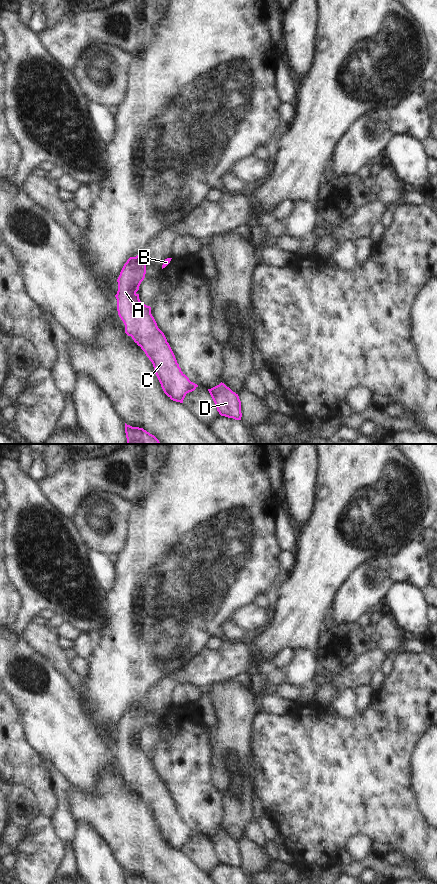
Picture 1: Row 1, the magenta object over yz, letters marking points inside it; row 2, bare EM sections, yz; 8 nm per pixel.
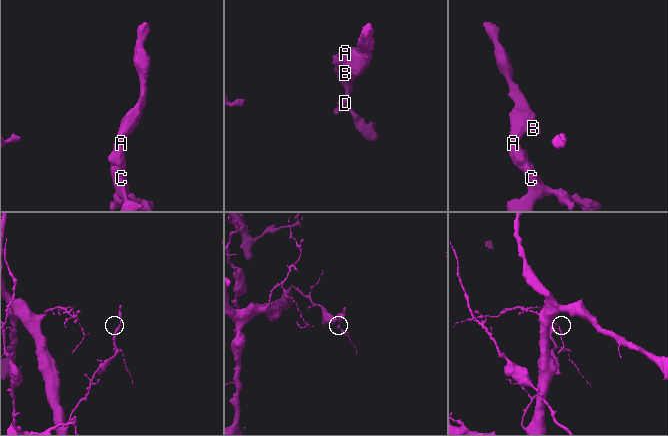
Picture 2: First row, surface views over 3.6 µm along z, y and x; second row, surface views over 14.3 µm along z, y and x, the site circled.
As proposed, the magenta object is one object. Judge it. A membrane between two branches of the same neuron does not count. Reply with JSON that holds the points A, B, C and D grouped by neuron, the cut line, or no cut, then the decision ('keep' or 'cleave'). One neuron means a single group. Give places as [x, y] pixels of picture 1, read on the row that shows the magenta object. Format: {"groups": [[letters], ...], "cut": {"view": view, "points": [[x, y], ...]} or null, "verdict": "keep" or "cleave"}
{"groups": [["A", "B", "C", "D"]], "cut": null, "verdict": "keep"}

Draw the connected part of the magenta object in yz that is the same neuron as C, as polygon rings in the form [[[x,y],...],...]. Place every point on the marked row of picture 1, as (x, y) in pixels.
[[[146,249],[139,256],[130,257],[124,264],[117,279],[117,311],[125,325],[125,333],[132,337],[152,362],[164,393],[171,400],[183,403],[186,394],[194,391],[198,385],[181,371],[164,333],[151,314],[151,307],[143,304],[136,293],[145,278],[149,259]]]

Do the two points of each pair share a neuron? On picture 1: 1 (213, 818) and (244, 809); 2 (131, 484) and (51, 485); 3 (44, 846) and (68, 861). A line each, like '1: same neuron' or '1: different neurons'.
1: different neurons
2: same neuron
3: different neurons

